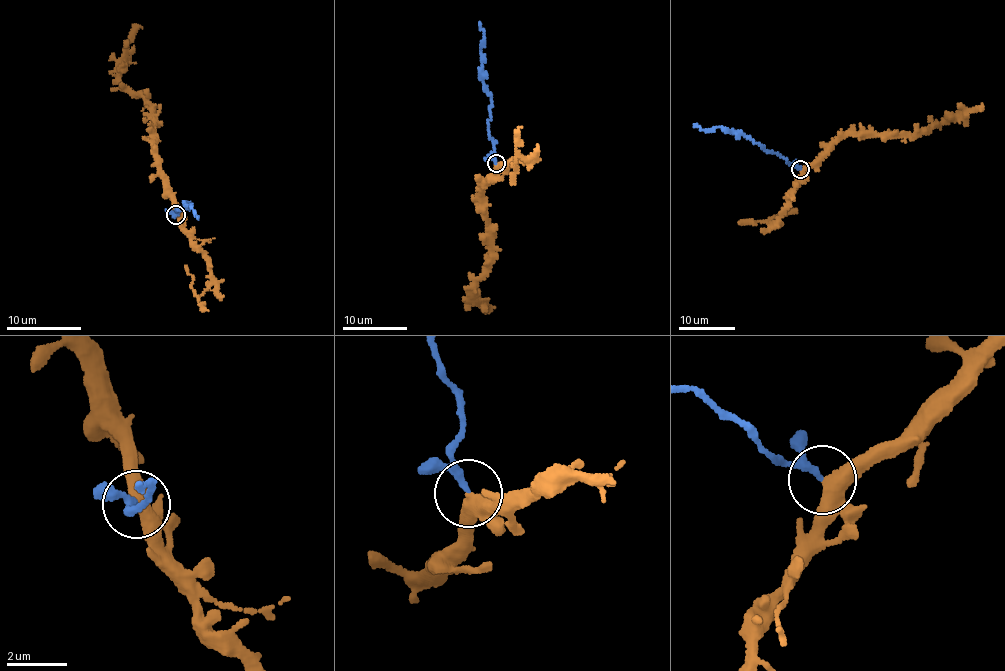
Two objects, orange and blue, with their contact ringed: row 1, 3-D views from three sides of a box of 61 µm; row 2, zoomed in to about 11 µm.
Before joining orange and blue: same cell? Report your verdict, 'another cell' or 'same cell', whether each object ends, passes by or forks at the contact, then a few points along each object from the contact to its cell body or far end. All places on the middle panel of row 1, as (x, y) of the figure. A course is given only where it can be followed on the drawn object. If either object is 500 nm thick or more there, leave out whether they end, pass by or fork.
another cell | orange passes by | blue passes by | orange via (496, 163), (495, 178), (483, 187), (482, 192), (490, 267), (475, 286), (473, 299), (493, 308) | blue via (496, 163), (493, 156), (494, 142), (487, 128), (491, 99), (482, 78), (484, 39), (481, 24)

